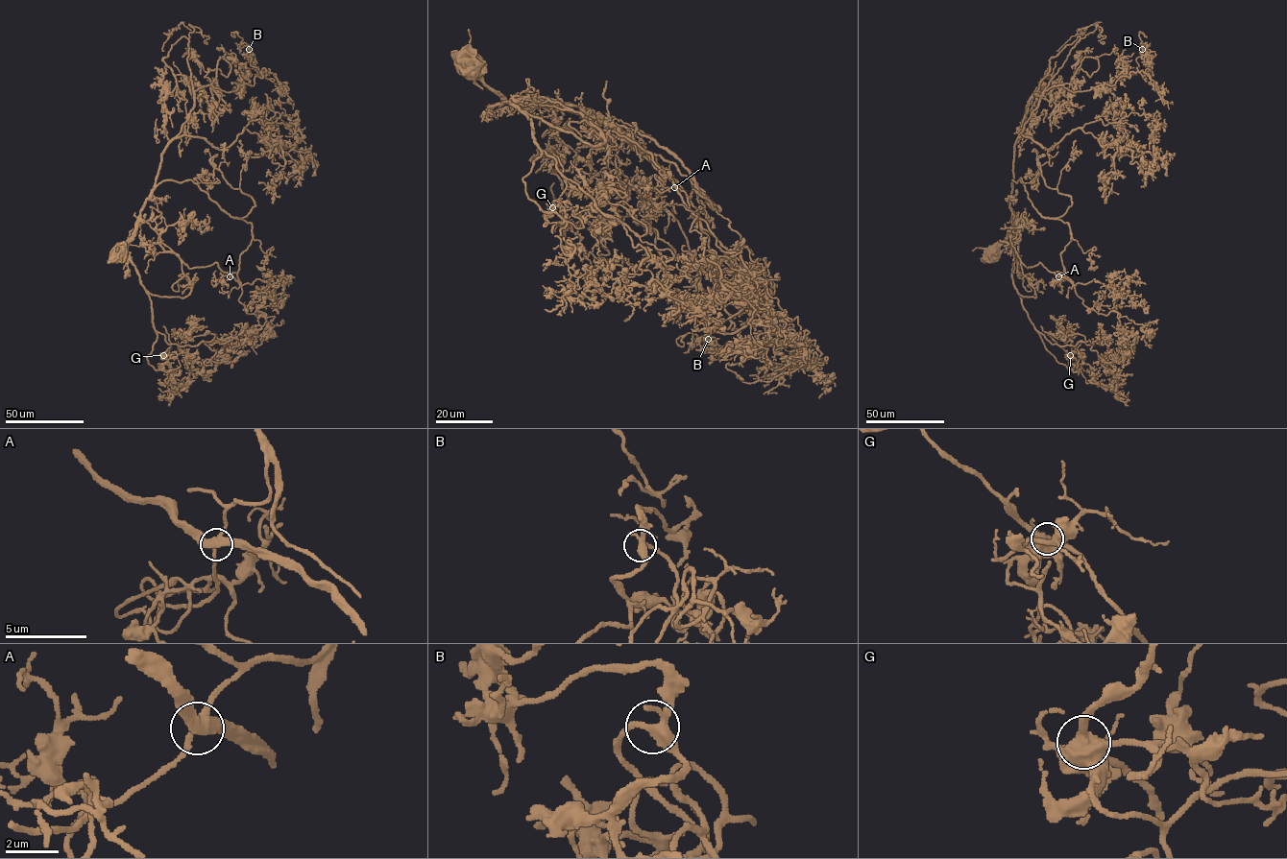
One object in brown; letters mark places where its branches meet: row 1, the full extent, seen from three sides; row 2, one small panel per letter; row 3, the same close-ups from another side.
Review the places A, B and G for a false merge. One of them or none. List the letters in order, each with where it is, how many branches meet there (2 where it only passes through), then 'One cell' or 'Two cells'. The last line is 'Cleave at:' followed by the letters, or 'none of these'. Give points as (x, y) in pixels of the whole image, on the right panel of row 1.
A: Place: (1058, 276). Branches: 4. One cell
B: Place: (1142, 49). Branches: 4. One cell
G: Place: (1070, 355). Branches: 5. Two cells
Cleave at: G

